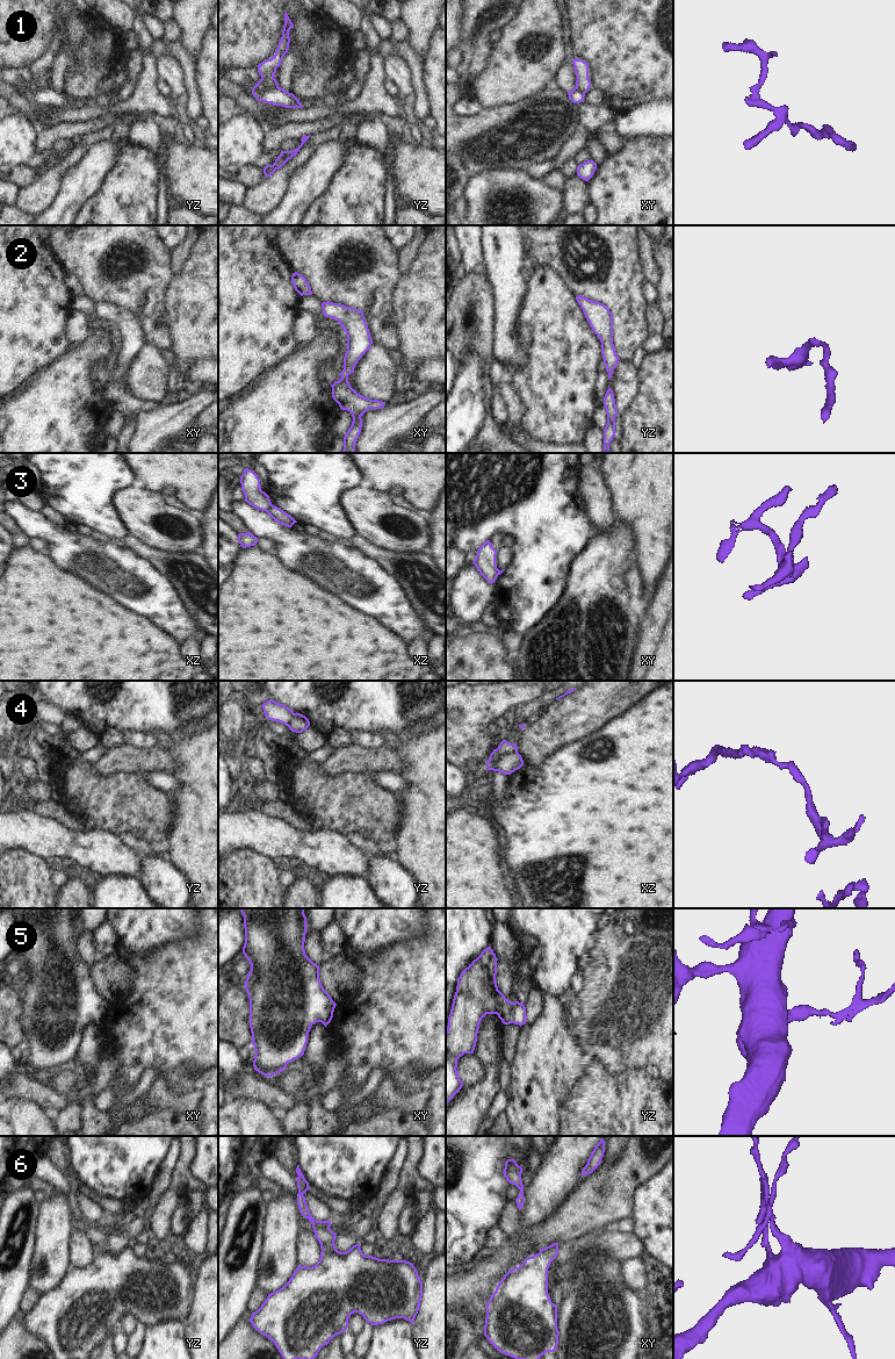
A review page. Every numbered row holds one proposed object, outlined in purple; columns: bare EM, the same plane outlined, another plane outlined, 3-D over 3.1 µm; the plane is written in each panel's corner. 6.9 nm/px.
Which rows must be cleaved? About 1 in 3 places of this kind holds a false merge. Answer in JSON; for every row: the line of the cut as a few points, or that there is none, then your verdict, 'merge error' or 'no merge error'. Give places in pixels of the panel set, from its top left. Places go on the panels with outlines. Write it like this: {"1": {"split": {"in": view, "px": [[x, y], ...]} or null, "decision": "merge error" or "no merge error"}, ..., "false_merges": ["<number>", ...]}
{"1": {"split": {"in": "yz", "px": [[278, 85], [271, 88], [255, 87]]}, "decision": "merge error"}, "2": {"split": null, "decision": "no merge error"}, "3": {"split": {"in": "xz", "px": [[272, 504], [266, 511]]}, "decision": "merge error"}, "4": {"split": {"in": "xz", "px": [[517, 750], [504, 753], [489, 769]]}, "decision": "merge error"}, "5": {"split": null, "decision": "no merge error"}, "6": {"split": null, "decision": "no merge error"}, "false_merges": ["1", "3", "4"]}

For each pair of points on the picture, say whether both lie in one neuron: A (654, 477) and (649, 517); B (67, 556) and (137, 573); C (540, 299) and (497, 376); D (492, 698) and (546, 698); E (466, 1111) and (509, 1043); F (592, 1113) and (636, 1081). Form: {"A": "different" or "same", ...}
{"A": "same", "B": "same", "C": "different", "D": "different", "E": "different", "F": "same"}

